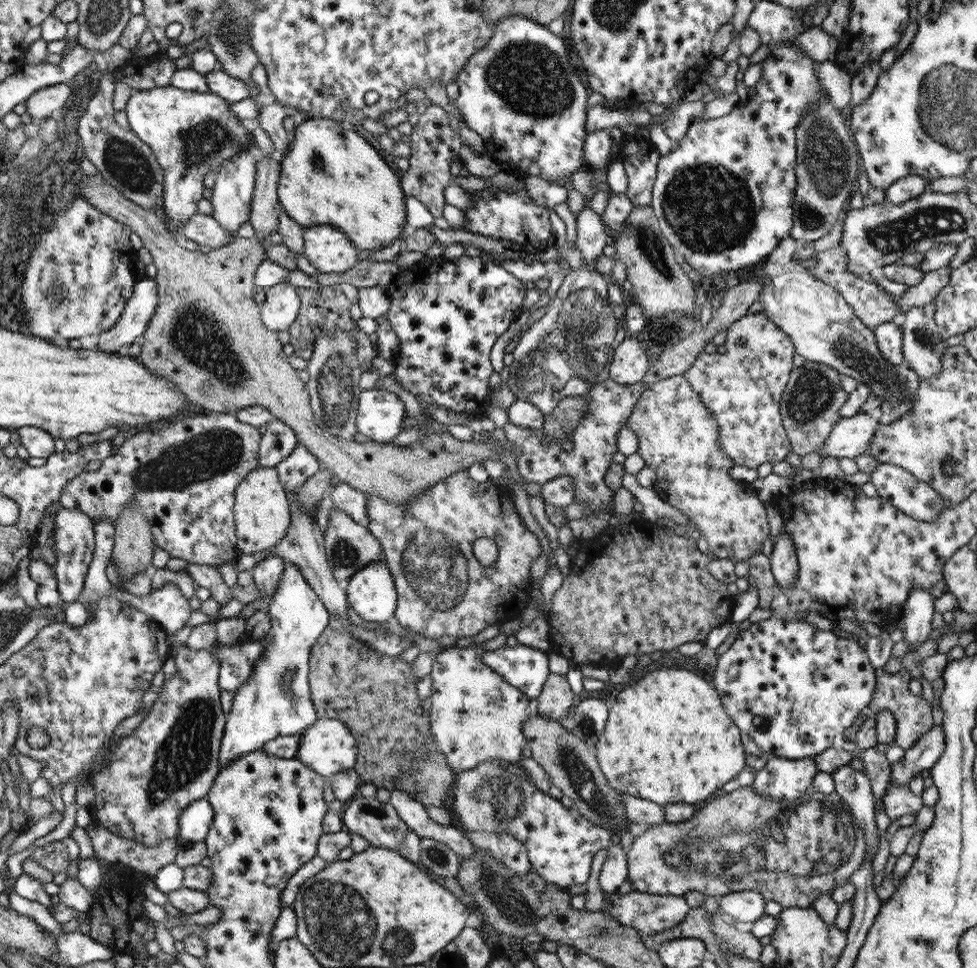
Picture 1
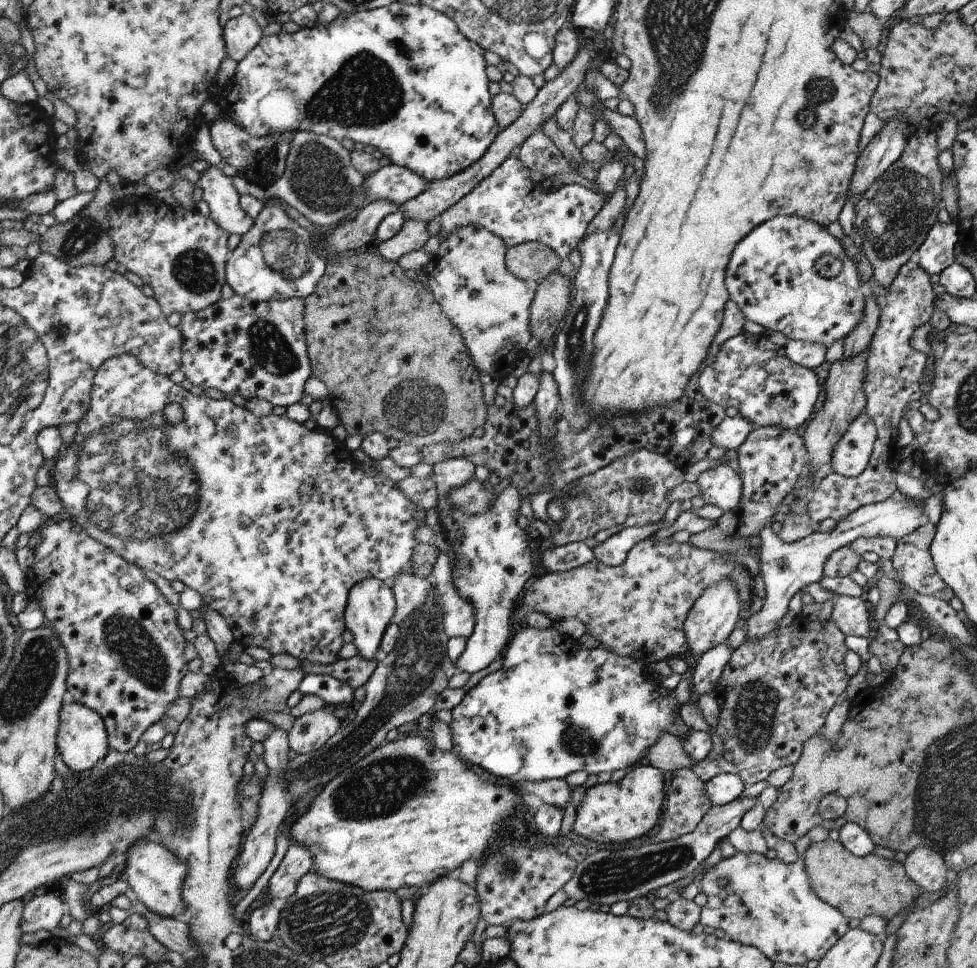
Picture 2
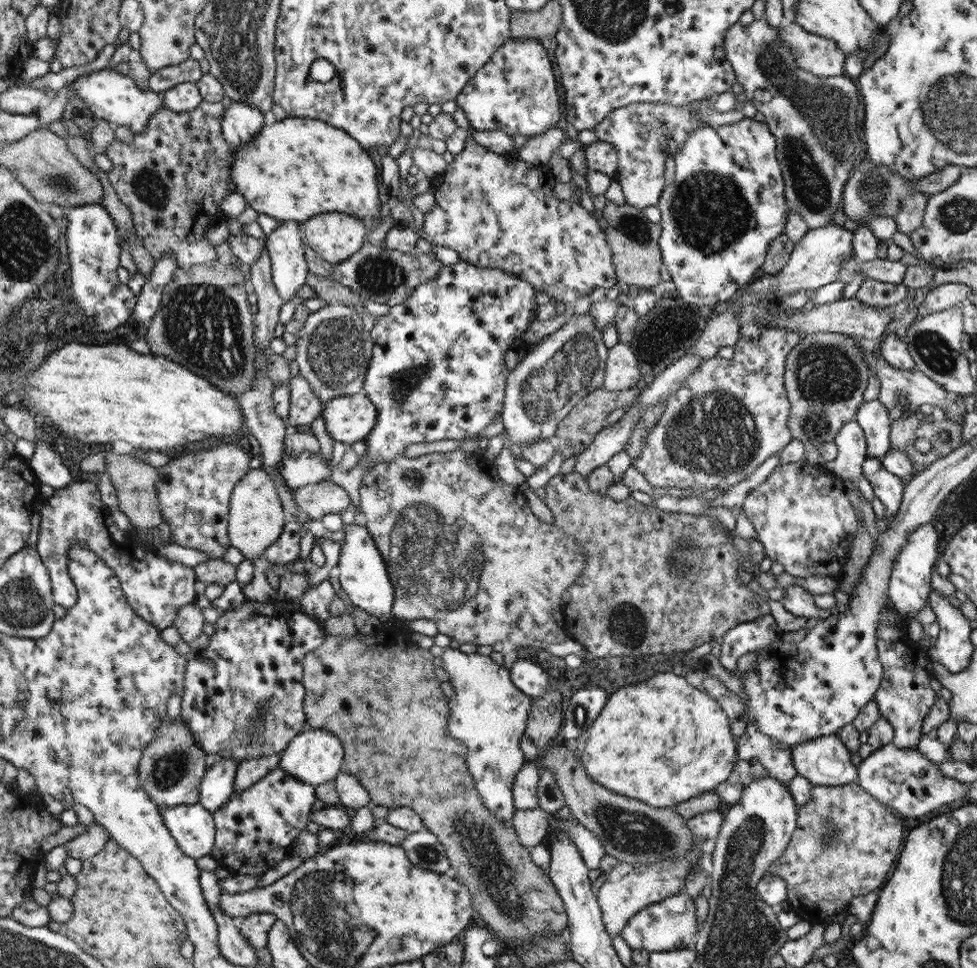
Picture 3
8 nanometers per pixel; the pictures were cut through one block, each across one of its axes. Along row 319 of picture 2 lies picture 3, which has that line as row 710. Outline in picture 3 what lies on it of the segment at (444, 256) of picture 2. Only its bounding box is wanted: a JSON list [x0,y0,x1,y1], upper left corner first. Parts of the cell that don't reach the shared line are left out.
[442,646,534,827]

